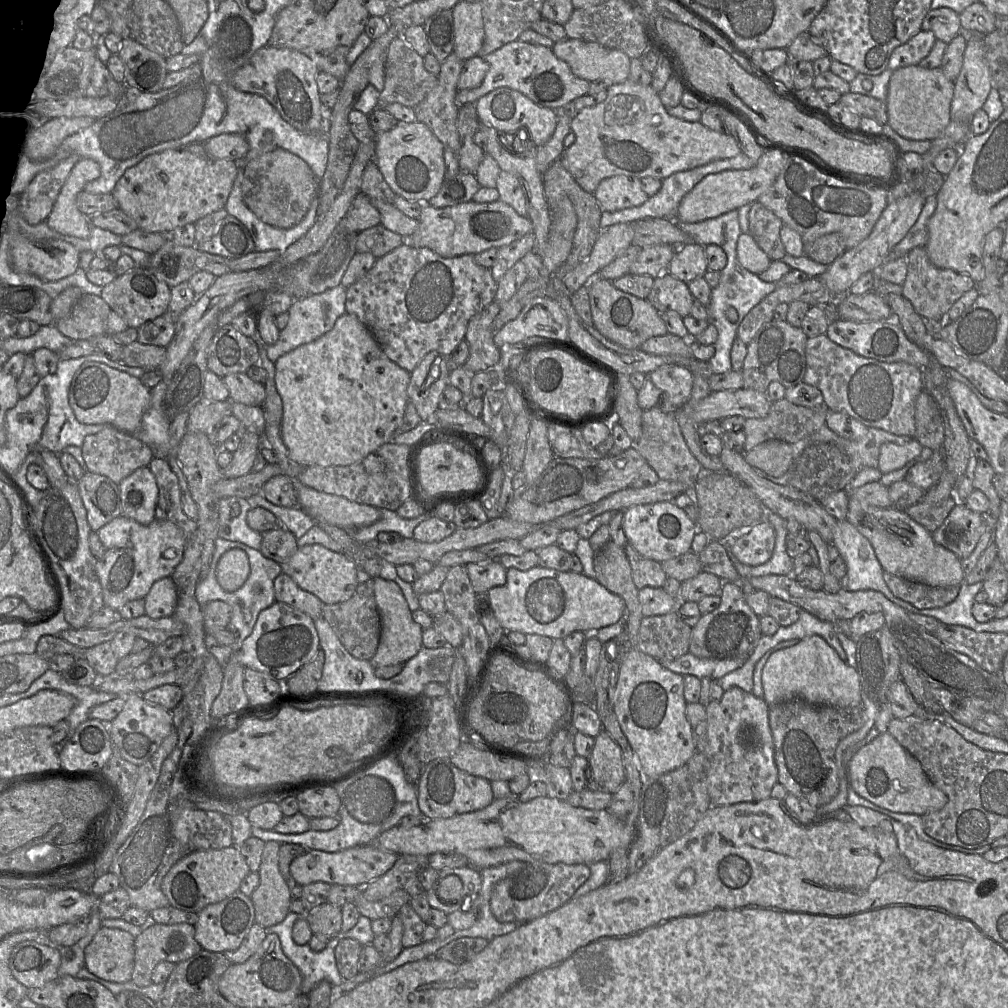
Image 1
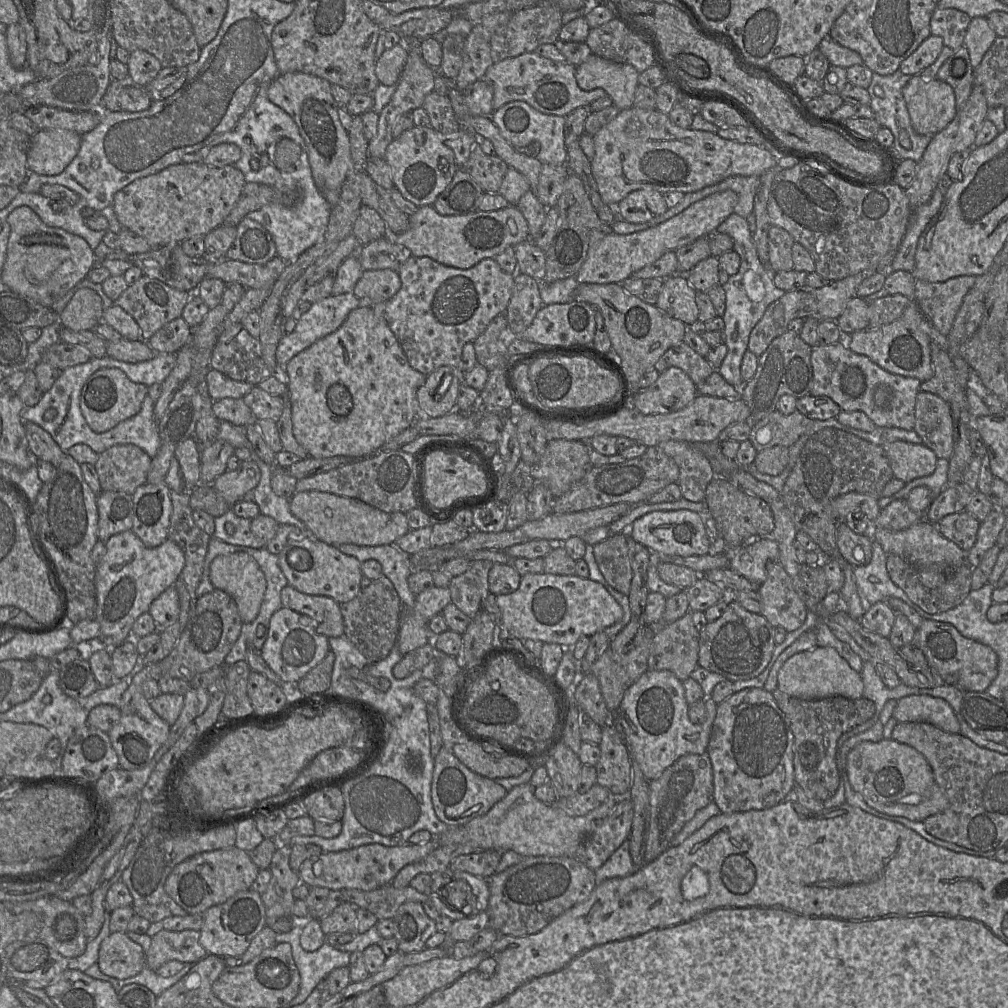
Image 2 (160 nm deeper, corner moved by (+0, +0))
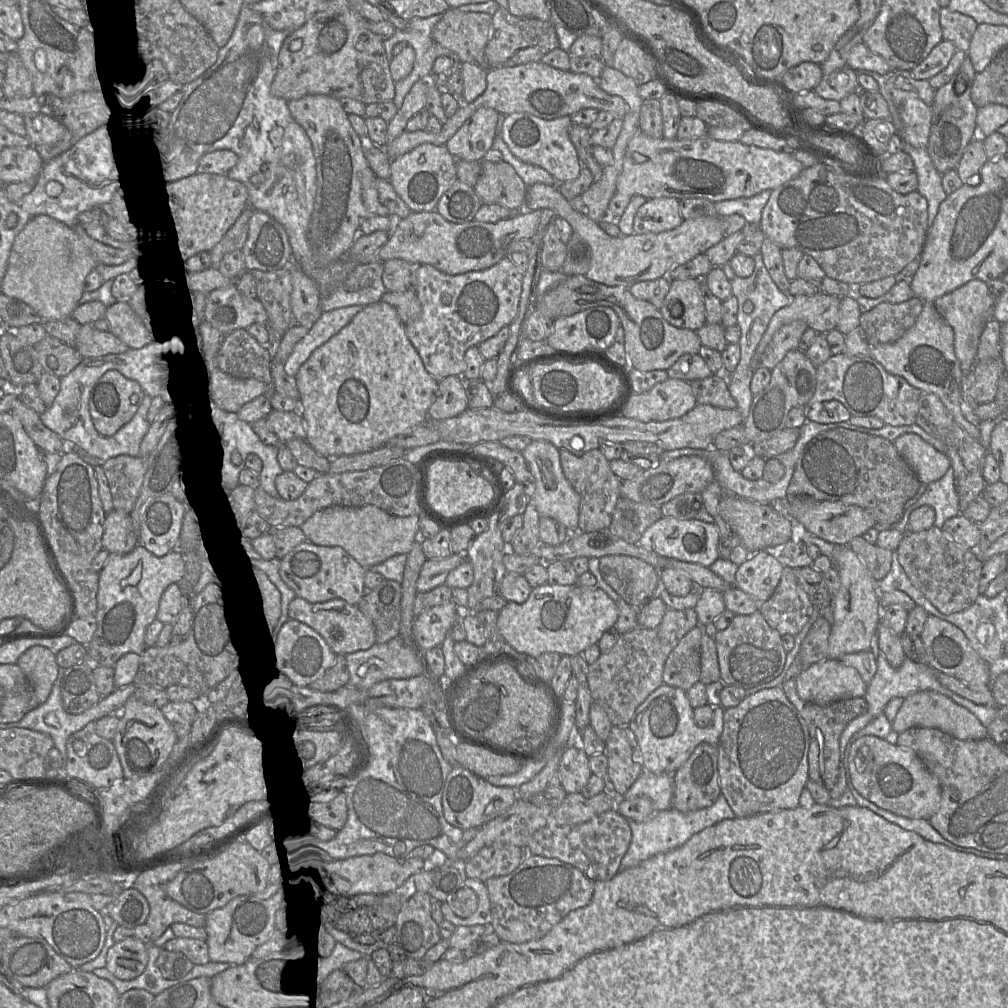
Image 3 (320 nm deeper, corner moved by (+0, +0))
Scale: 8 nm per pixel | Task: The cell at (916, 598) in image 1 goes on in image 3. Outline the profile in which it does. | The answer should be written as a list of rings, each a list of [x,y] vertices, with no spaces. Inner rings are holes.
[[[933,526],[920,532],[907,532],[896,549],[897,558],[911,583],[945,615],[964,611],[980,595],[979,581],[983,561],[971,550],[954,543]]]

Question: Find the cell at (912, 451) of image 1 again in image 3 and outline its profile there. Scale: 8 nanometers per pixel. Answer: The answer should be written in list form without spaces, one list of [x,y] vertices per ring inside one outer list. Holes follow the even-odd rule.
[[[903,434],[893,443],[924,485],[941,479],[951,467],[945,453],[939,452],[917,434]]]

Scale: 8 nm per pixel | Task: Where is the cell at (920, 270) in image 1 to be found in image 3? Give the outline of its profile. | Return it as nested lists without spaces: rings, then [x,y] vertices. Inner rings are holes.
[[[973,279],[959,288],[937,298],[933,304],[938,313],[954,331],[954,350],[964,373],[973,372],[977,360],[980,336],[987,321],[993,317],[993,307],[998,294],[992,287],[979,279]]]

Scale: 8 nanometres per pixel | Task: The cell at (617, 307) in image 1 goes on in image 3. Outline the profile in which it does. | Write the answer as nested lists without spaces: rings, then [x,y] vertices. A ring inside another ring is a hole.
[[[585,275],[568,276],[543,296],[537,295],[536,309],[553,320],[595,306],[607,306],[618,315],[624,331],[624,347],[630,369],[642,372],[667,370],[684,354],[698,354],[702,343],[695,331],[669,324],[650,302],[634,297],[628,288],[607,286]]]

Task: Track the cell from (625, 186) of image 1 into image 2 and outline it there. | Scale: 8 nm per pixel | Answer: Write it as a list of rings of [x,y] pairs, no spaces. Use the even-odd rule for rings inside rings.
[[[636,190],[618,203],[623,220],[633,224],[650,221],[668,209],[664,196],[656,190]]]

